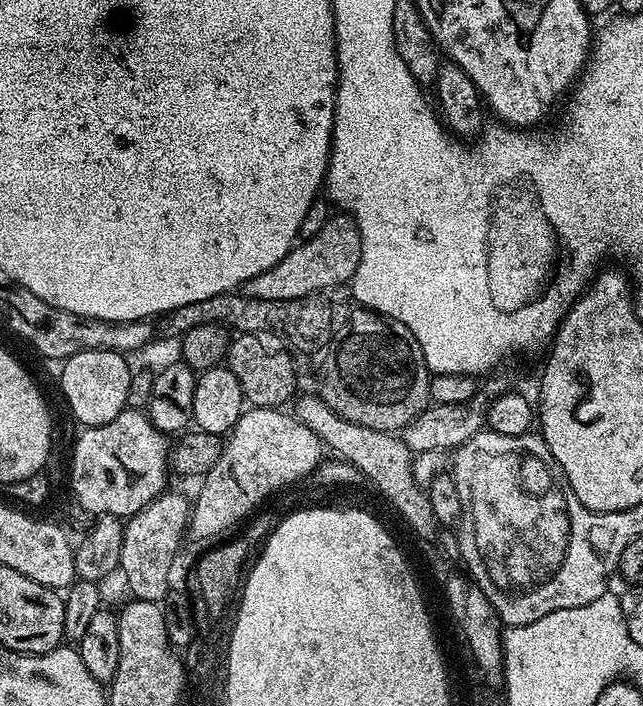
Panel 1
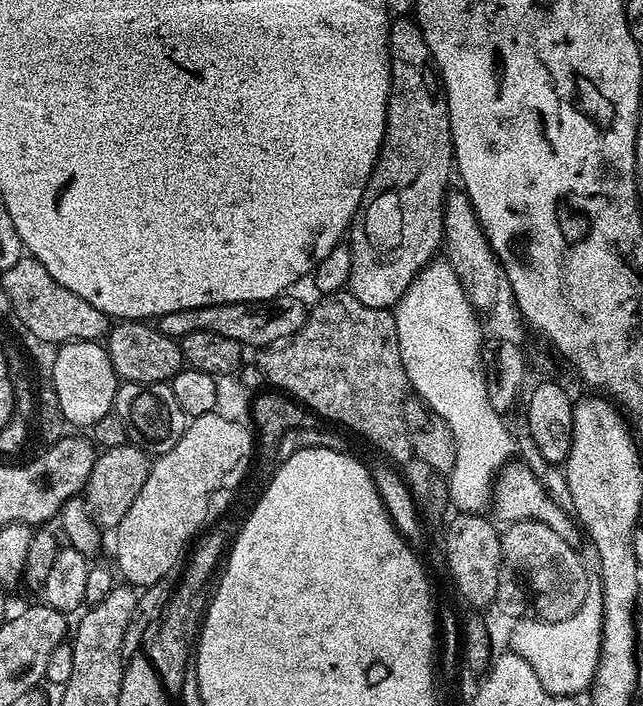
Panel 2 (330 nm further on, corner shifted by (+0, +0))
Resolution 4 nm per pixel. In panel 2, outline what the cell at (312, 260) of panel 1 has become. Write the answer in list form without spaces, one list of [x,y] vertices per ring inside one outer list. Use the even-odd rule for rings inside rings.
[[[393,19],[388,25],[388,49],[390,50],[390,94],[384,141],[380,157],[372,168],[372,177],[364,191],[364,197],[352,227],[346,233],[347,243],[352,249],[350,278],[347,291],[362,306],[395,309],[398,301],[416,280],[417,274],[437,259],[444,242],[444,198],[450,191],[448,179],[454,176],[454,153],[452,131],[448,117],[448,99],[444,84],[432,61],[430,46],[422,38],[422,30],[415,19]]]

